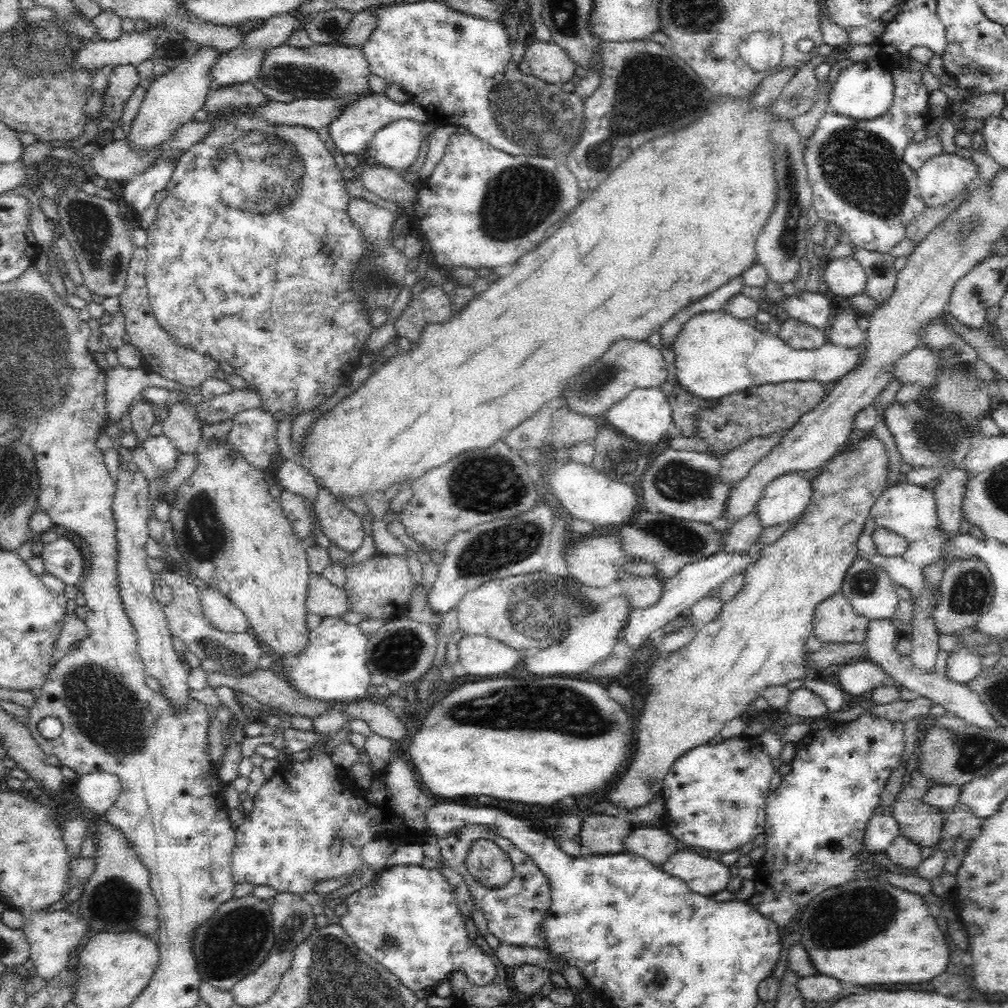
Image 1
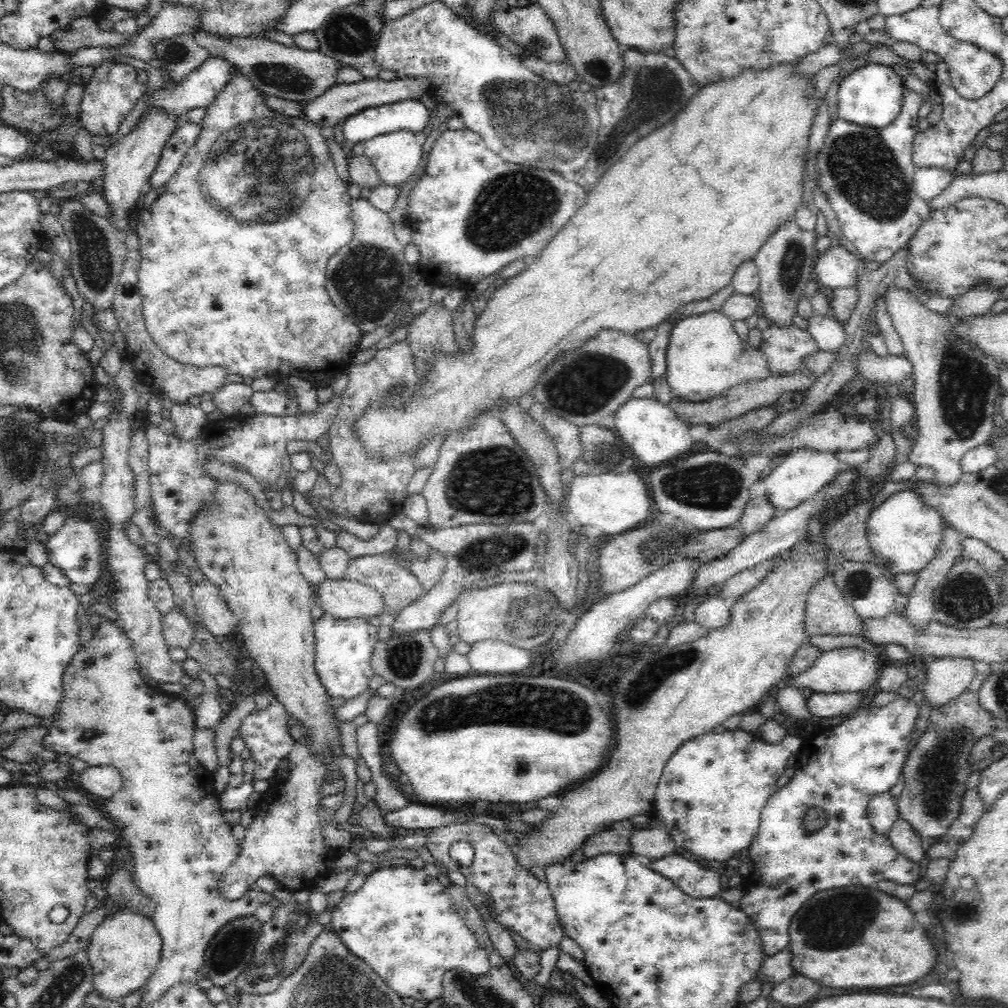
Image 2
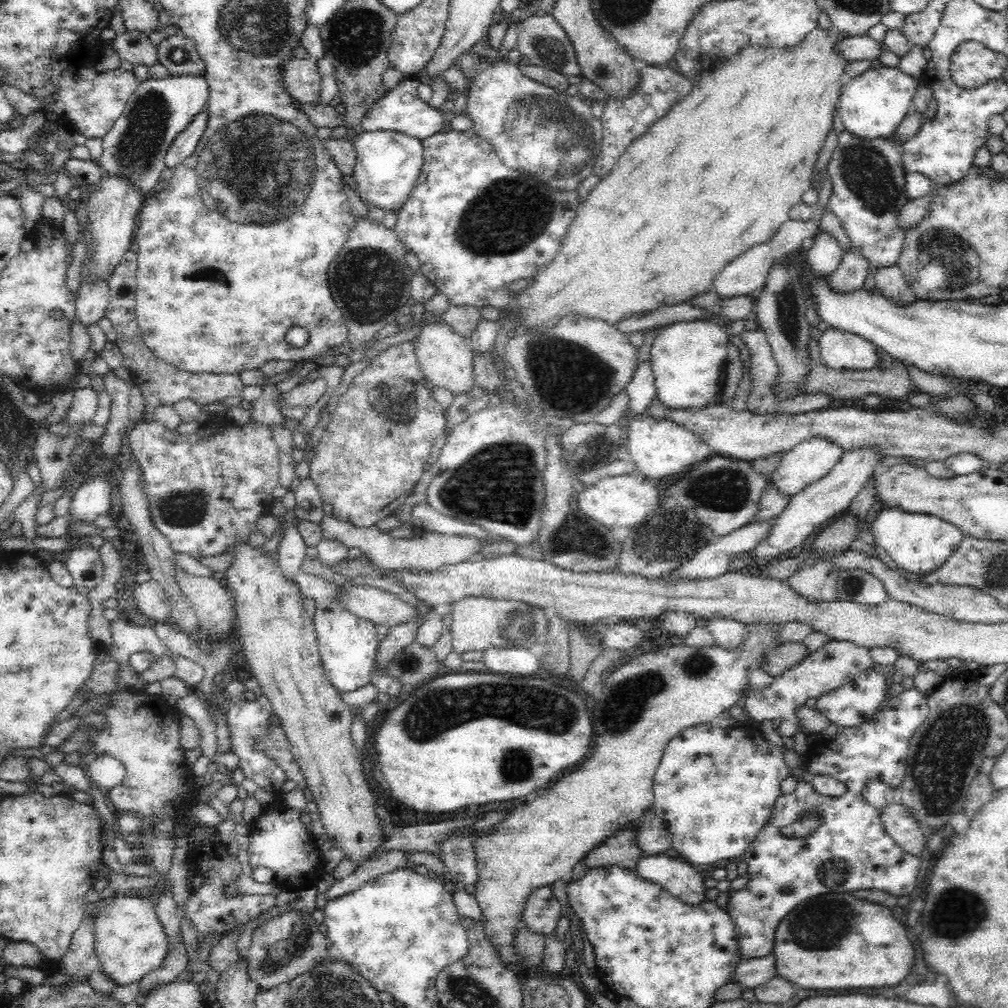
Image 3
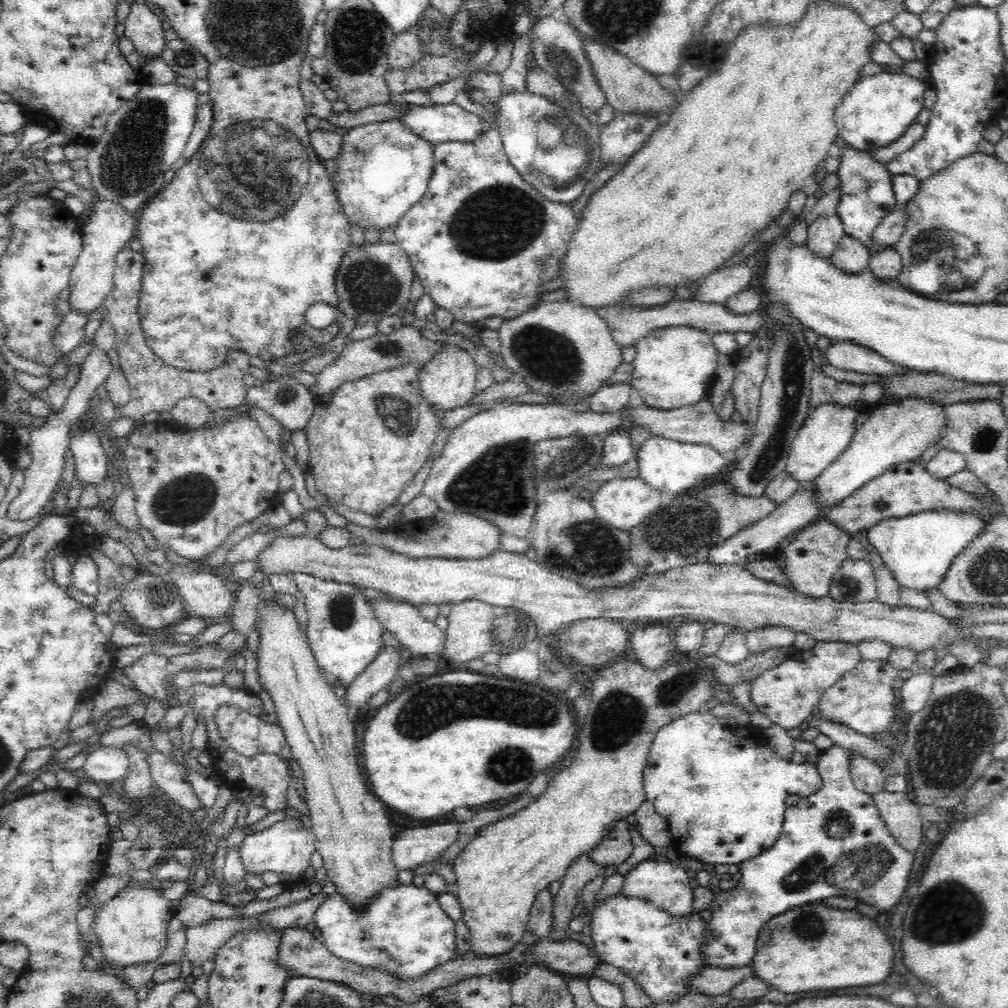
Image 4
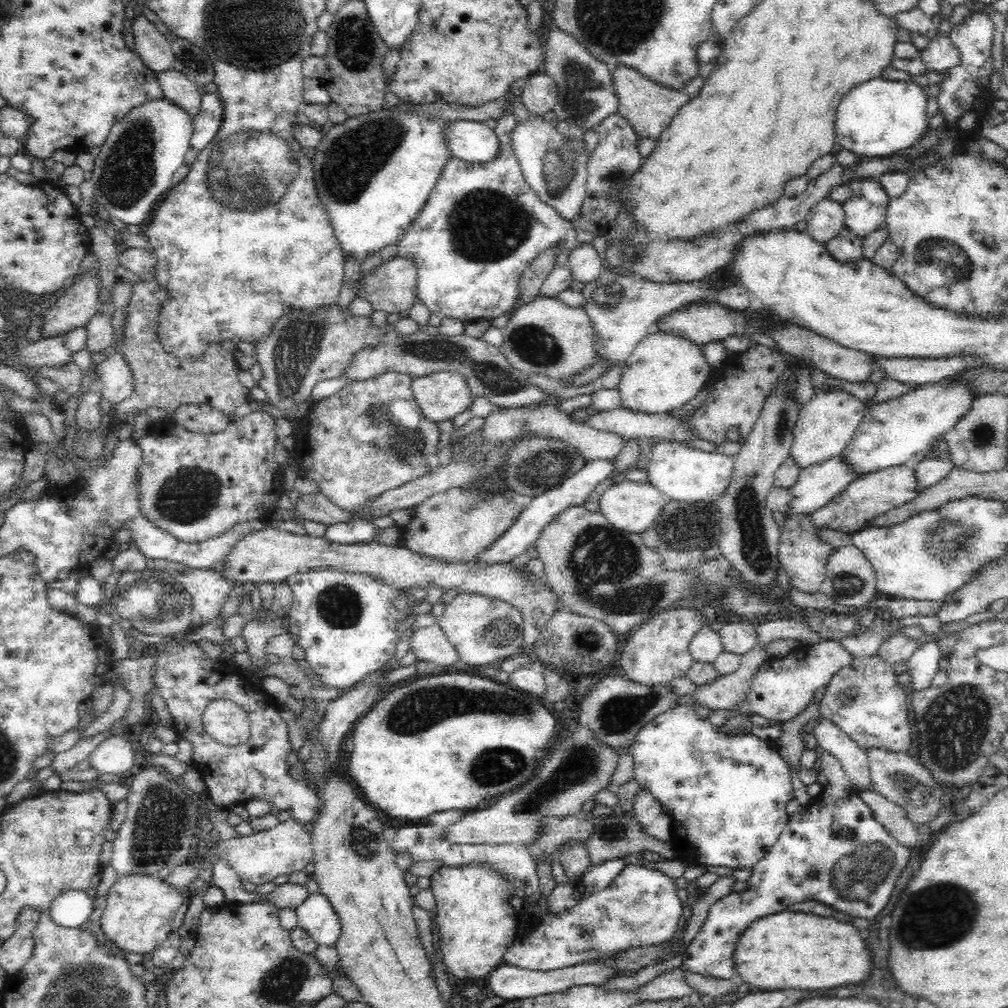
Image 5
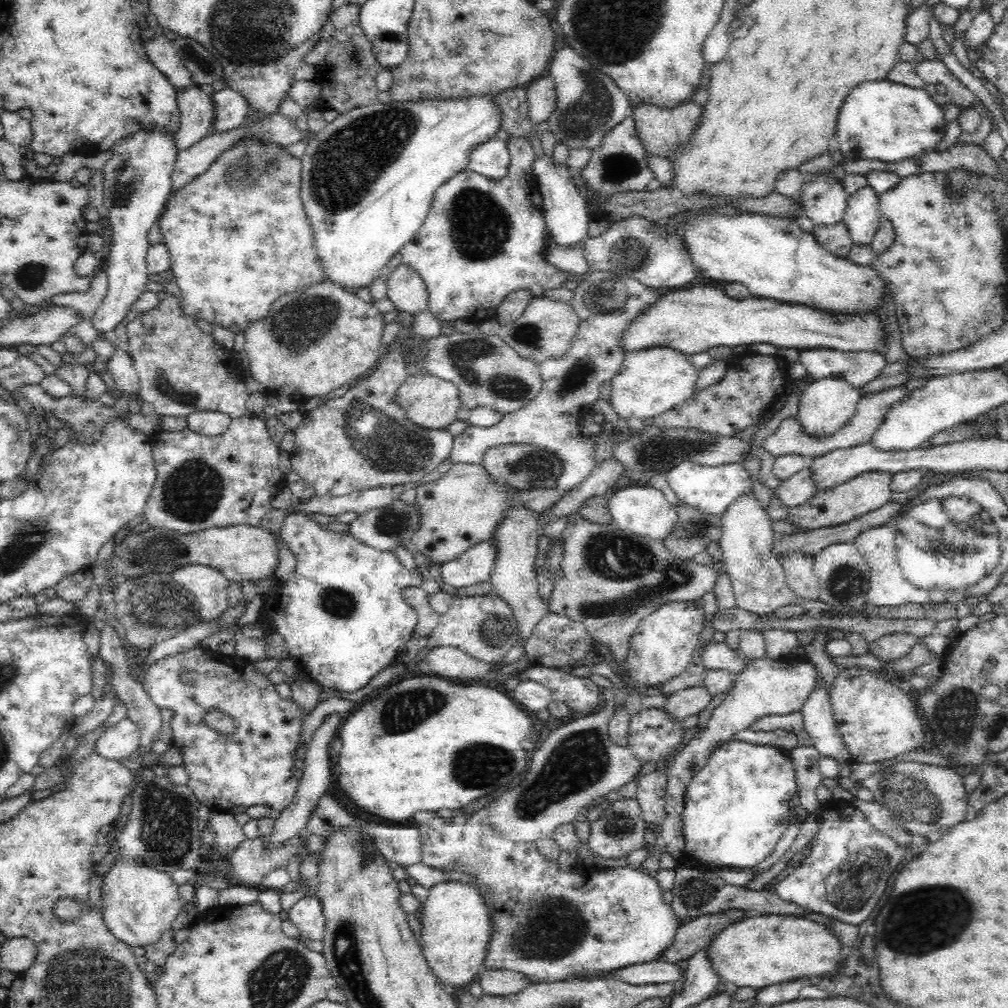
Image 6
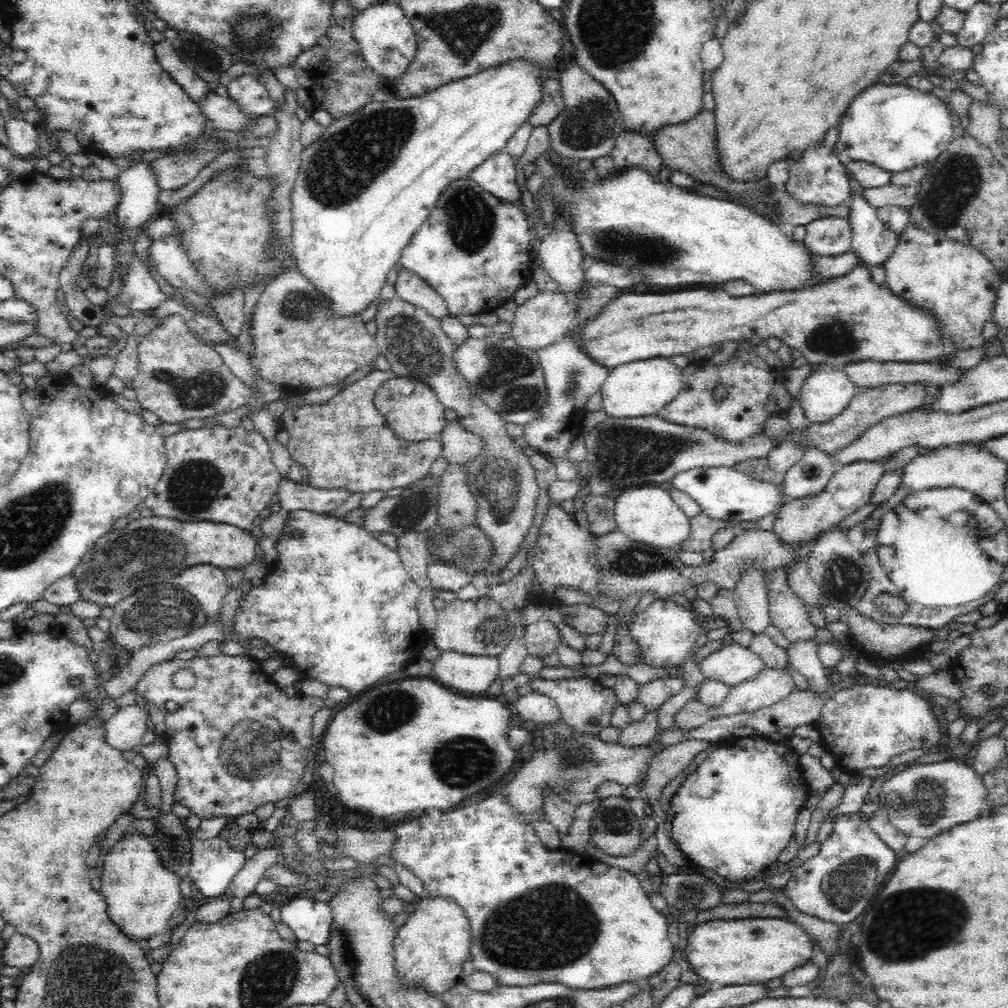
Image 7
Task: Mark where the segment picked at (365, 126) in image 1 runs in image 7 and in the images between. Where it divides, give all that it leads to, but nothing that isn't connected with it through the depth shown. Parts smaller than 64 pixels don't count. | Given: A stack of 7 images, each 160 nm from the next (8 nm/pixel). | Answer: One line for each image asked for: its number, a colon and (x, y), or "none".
2: (412, 115)
3: (400, 110)
4: (438, 123)
5: (469, 140)
6: (490, 159)
7: (497, 175)

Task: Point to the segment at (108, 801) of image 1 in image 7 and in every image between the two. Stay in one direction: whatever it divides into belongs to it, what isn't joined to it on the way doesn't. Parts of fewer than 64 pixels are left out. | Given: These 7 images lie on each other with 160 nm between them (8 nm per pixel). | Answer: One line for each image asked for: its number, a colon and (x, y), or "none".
2: (101, 782)
3: (105, 772)
4: (106, 764)
5: (115, 755)
6: (117, 743)
7: (123, 731)

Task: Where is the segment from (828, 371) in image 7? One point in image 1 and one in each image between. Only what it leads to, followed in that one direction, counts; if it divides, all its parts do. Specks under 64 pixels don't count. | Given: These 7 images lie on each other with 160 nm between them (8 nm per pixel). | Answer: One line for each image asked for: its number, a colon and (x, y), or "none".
1: (786, 497)
2: (804, 472)
3: (811, 460)
4: (827, 430)
5: (827, 423)
6: (826, 405)

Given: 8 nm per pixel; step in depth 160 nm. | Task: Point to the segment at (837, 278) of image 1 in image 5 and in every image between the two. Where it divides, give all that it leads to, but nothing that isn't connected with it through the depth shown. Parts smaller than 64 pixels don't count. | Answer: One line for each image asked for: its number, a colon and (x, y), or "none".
2: (836, 268)
3: (824, 256)
4: (824, 233)
5: (826, 219)

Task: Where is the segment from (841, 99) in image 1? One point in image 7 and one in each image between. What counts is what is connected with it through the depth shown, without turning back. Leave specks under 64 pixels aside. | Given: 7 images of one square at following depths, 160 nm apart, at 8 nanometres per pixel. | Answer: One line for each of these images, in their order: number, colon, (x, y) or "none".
2: (871, 96)
3: (871, 105)
4: (877, 110)
5: (881, 116)
6: (886, 121)
7: (896, 127)

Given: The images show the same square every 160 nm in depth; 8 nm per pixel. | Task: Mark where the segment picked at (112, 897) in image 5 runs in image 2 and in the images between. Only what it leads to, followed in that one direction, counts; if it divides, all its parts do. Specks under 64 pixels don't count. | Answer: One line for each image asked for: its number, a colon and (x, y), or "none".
2: (124, 951)
3: (130, 941)
4: (130, 929)

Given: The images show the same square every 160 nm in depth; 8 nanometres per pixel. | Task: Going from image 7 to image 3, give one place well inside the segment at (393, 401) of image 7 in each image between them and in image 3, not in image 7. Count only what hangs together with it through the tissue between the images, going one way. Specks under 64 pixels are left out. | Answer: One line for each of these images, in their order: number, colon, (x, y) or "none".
3: (446, 359)
4: (448, 381)
5: (441, 396)
6: (428, 401)

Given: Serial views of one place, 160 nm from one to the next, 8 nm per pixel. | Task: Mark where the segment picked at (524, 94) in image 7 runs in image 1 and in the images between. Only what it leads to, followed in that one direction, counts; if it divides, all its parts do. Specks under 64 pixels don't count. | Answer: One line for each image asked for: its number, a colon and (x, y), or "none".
1: (396, 146)
2: (395, 156)
3: (388, 164)
4: (383, 168)
5: (373, 173)
6: (368, 178)

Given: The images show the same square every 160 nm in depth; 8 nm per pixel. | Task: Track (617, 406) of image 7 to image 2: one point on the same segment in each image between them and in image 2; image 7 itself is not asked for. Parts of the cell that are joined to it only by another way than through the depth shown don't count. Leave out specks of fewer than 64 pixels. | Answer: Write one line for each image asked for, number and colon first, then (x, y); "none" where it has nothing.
2: (706, 356)
3: (688, 358)
4: (675, 367)
5: (664, 372)
6: (650, 382)

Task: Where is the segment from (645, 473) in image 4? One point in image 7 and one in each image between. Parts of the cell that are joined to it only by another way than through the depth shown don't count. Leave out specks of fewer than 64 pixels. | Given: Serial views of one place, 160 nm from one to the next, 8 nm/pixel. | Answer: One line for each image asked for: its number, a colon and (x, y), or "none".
5: (681, 472)
6: (710, 489)
7: (723, 493)

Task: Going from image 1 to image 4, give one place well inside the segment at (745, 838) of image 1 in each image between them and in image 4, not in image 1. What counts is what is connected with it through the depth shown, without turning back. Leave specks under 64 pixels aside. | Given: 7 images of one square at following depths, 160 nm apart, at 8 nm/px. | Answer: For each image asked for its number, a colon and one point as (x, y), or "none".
2: (712, 791)
3: (715, 789)
4: (722, 792)

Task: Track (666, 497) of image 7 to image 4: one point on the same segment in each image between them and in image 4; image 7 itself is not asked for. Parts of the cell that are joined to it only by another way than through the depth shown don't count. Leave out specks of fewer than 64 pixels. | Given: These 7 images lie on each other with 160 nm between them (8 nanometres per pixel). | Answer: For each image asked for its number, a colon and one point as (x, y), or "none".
4: (623, 503)
5: (633, 507)
6: (644, 510)

